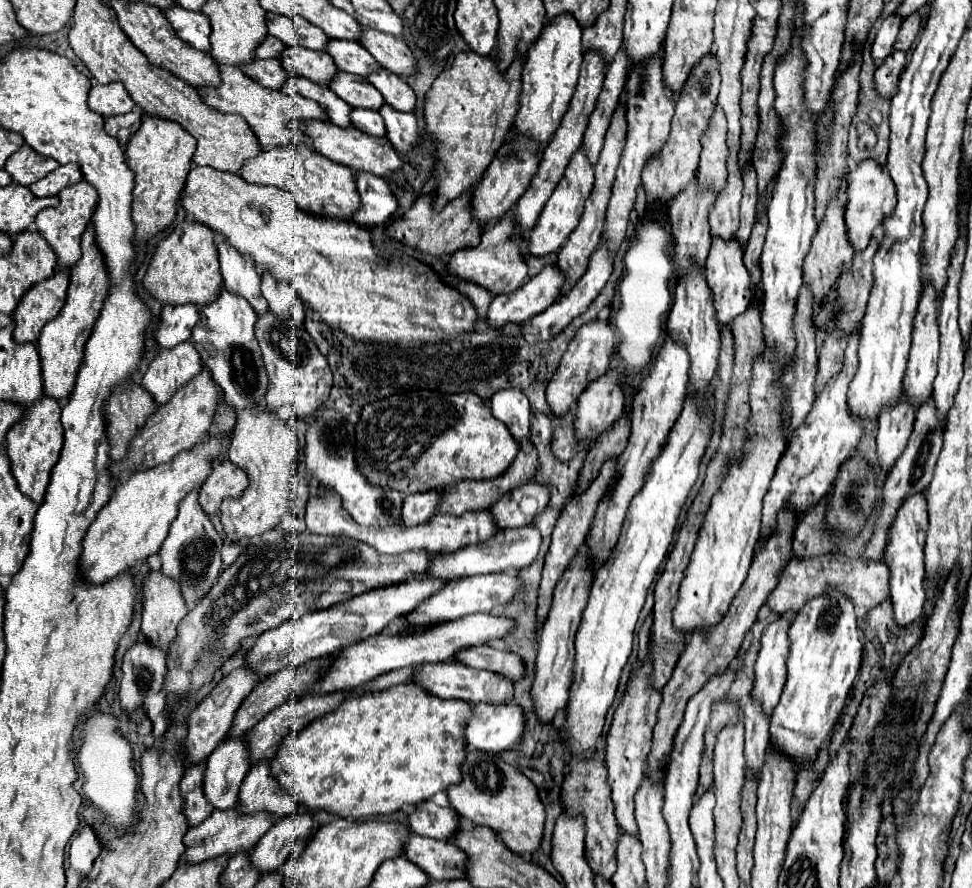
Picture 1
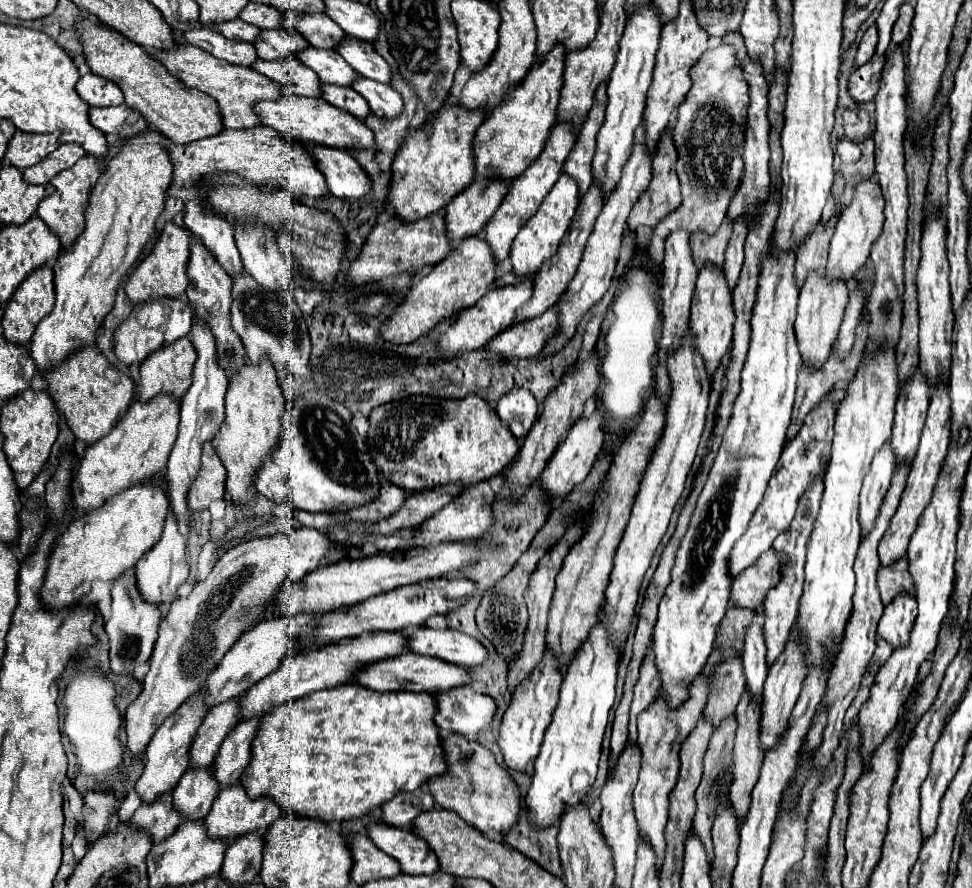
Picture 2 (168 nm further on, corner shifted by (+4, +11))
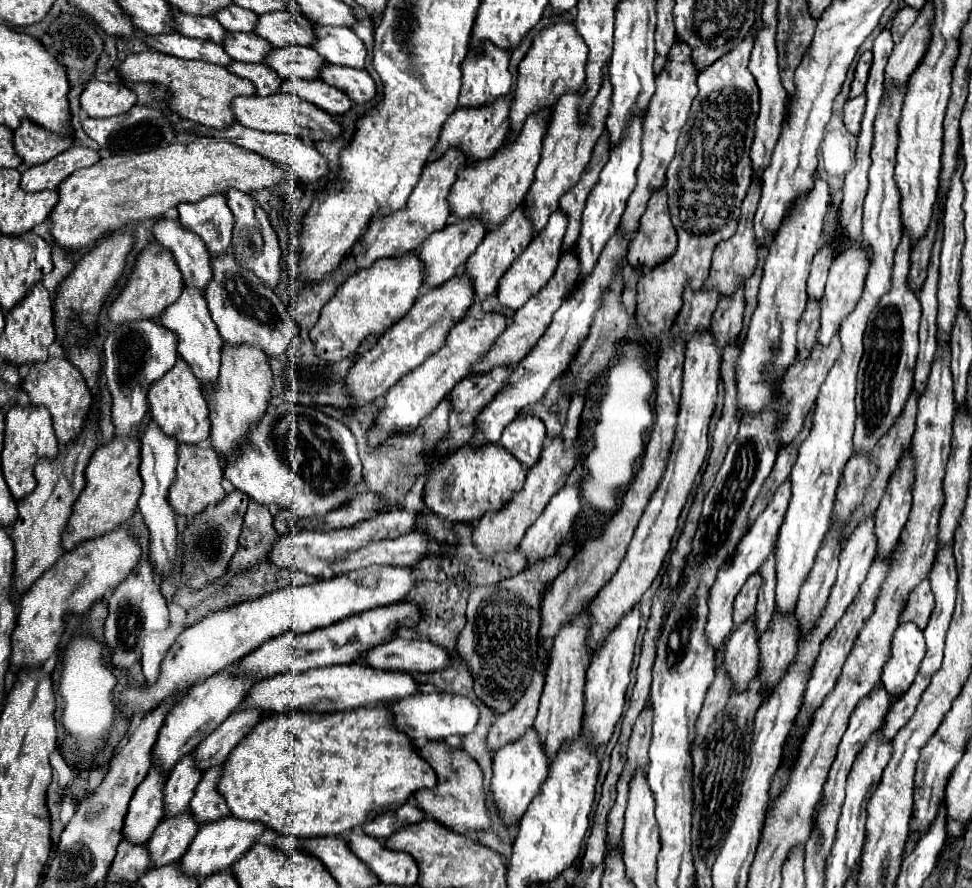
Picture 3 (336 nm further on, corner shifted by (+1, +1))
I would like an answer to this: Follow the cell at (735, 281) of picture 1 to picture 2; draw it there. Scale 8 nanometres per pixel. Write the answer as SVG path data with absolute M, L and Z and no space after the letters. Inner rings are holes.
M708 264L698 272L696 290L692 296L692 312L690 312L690 326L696 334L696 346L700 354L704 356L708 374L712 376L716 366L722 362L722 358L728 354L730 342L732 342L732 324L734 324L734 302L732 302L732 290L728 286L726 274L720 266Z

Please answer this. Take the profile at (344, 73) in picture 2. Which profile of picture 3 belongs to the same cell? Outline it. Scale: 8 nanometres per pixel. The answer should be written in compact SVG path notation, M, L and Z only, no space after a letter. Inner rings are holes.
M285 46L285 48L273 48L267 56L265 62L269 68L273 68L281 78L307 78L313 80L317 78L317 72L321 70L321 56L313 52L313 48L305 46Z

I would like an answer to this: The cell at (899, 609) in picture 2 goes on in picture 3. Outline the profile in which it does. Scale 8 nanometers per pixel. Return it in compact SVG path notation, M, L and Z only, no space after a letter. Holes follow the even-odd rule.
M901 624L891 640L891 656L883 666L881 682L885 690L901 698L913 684L925 656L925 638L915 624Z

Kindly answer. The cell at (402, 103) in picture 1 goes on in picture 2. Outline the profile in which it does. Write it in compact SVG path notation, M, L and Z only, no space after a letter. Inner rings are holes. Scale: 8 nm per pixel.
M346 38L342 46L336 50L354 70L358 70L364 78L388 84L392 82L392 70L390 64L370 46L370 42L358 42L356 38Z

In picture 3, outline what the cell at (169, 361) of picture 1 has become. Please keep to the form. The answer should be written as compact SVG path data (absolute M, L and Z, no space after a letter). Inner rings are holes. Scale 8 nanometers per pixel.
M177 360L175 366L161 380L157 380L153 388L149 388L147 400L149 400L151 418L161 426L161 430L165 430L177 442L199 444L201 440L209 438L209 432L211 432L209 410L201 394L201 384L193 376L193 372L189 372L189 366L185 366L183 360Z

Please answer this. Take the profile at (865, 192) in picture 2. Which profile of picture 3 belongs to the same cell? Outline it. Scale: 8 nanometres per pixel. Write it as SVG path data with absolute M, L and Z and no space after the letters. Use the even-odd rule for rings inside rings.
M855 244L853 248L849 248L849 252L843 252L841 256L837 256L837 260L833 260L833 264L829 268L825 294L821 298L821 328L817 334L819 344L827 346L831 342L831 338L835 336L835 332L839 330L841 322L853 312L857 300L861 298L867 270L869 270L869 260L865 260L865 252L861 252L859 244Z

